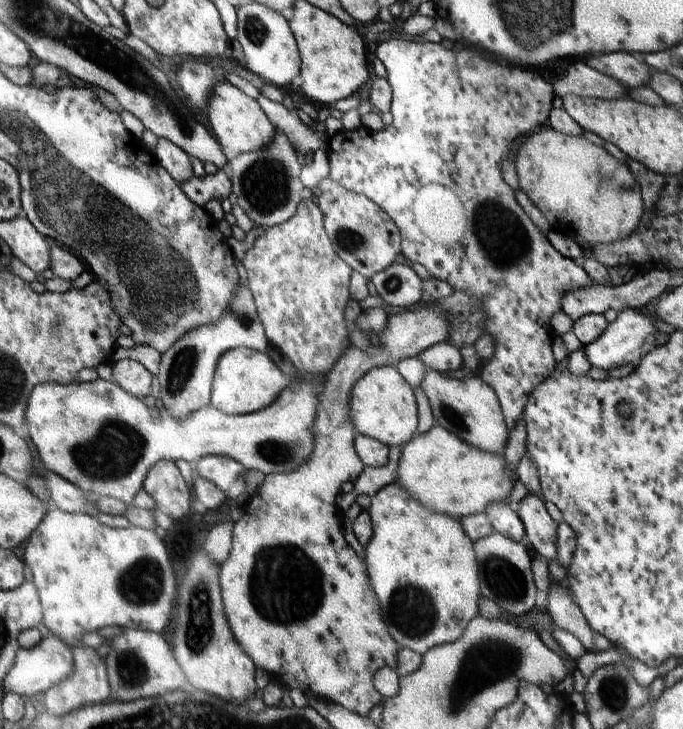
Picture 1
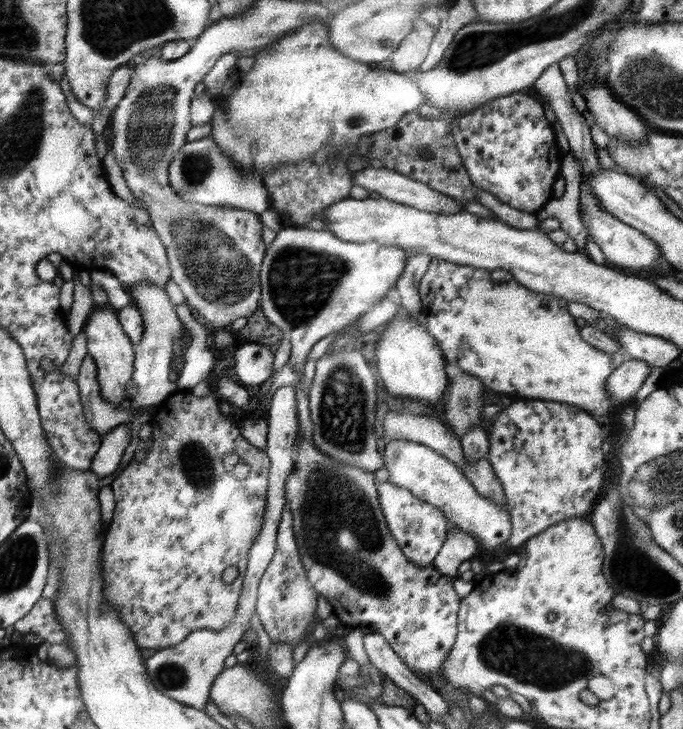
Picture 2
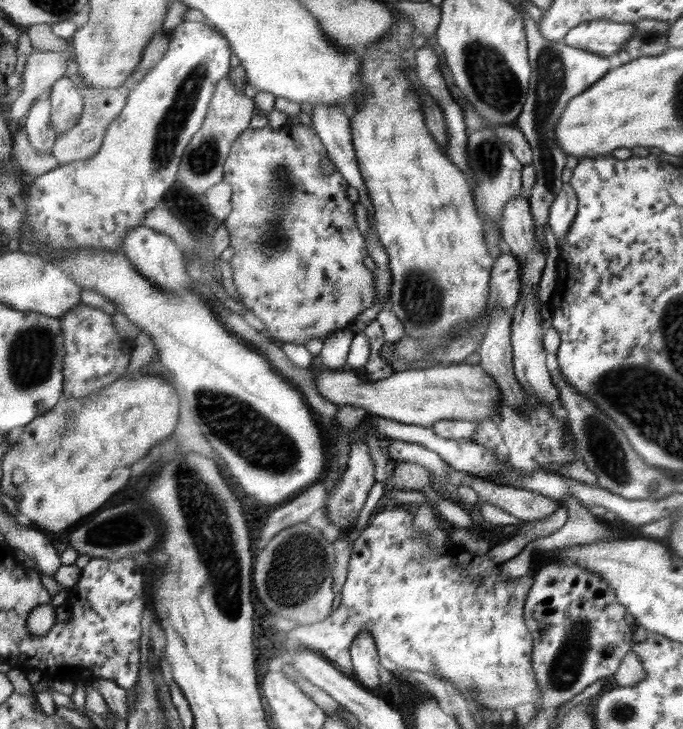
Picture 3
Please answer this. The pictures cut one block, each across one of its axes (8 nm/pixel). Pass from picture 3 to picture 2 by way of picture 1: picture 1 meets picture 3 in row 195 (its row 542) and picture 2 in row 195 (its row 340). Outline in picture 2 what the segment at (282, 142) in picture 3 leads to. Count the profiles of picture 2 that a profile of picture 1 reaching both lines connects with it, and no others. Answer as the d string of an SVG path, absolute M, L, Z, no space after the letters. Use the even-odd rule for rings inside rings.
M368 166L363 170L353 172L353 180L353 184L362 186L372 195L417 210L440 214L464 212L461 202L394 170Z

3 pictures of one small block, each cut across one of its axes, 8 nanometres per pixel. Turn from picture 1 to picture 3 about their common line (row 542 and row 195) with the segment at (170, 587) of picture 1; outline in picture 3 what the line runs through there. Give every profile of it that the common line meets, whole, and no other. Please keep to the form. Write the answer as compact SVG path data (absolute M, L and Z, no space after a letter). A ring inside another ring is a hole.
M184 22L177 25L173 30L169 31L170 42L167 51L164 53L162 60L132 90L127 92L127 101L120 114L107 126L106 135L102 142L97 155L87 160L78 162L70 162L66 165L60 165L55 170L50 170L46 174L42 174L32 179L26 186L26 209L29 210L25 218L25 229L21 240L19 250L26 254L38 254L39 250L67 250L68 248L91 248L91 250L107 250L108 252L123 252L123 240L126 233L135 226L140 226L143 218L150 209L162 205L163 197L166 191L177 181L177 175L183 153L190 143L194 134L200 130L203 120L207 115L207 110L214 94L214 89L219 80L229 76L230 54L231 48L228 40L224 35L217 31L210 30L210 26L206 24L198 24L198 22Z

